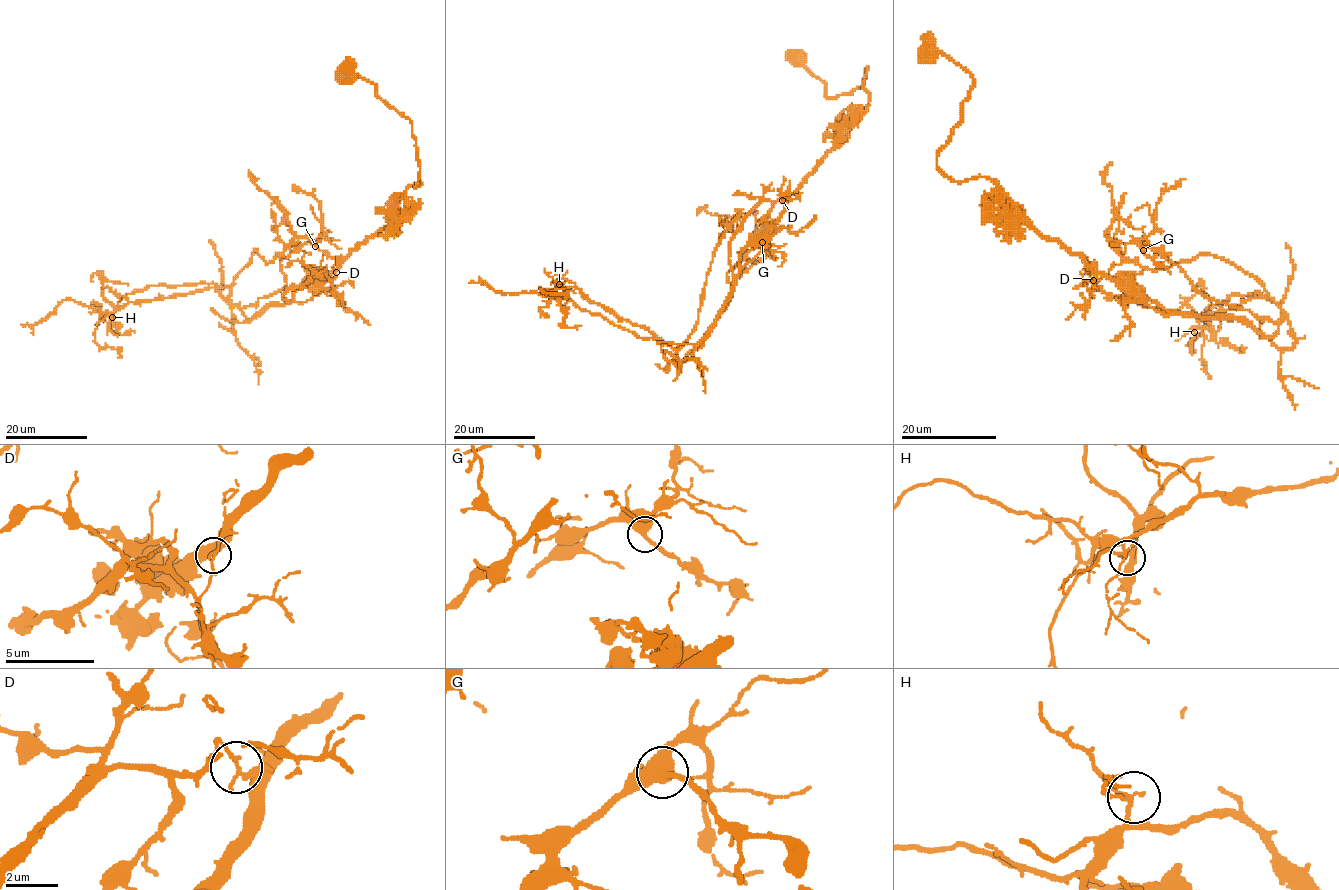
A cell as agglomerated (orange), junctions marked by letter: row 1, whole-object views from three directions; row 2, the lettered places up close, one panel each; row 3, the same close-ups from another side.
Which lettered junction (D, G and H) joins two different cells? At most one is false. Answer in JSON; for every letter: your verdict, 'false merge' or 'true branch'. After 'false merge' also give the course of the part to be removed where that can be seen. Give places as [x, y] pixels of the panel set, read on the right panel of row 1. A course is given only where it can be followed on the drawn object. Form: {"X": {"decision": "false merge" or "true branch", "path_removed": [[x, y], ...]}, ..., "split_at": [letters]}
{"D": {"decision": "false merge", "path_removed": [[1094, 279], [1090, 291], [1272, 336], [1285, 317], [1213, 256], [1126, 260], [1110, 240], [1111, 163]]}, "G": {"decision": "true branch"}, "H": {"decision": "true branch"}, "split_at": ["D"]}

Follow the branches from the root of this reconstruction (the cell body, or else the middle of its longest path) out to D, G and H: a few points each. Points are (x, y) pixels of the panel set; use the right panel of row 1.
D: (926, 55), (943, 52), (973, 77), (936, 165), (957, 182), (989, 177), (1041, 234), (1077, 253), (1094, 279)
G: (926, 55), (973, 77), (938, 151), (947, 176), (989, 177), (1041, 234), (1132, 296), (1276, 332), (1143, 250)
H: (926, 55), (973, 77), (947, 176), (989, 177), (1169, 311), (1266, 336), (1285, 315), (1254, 297), (1194, 332)

